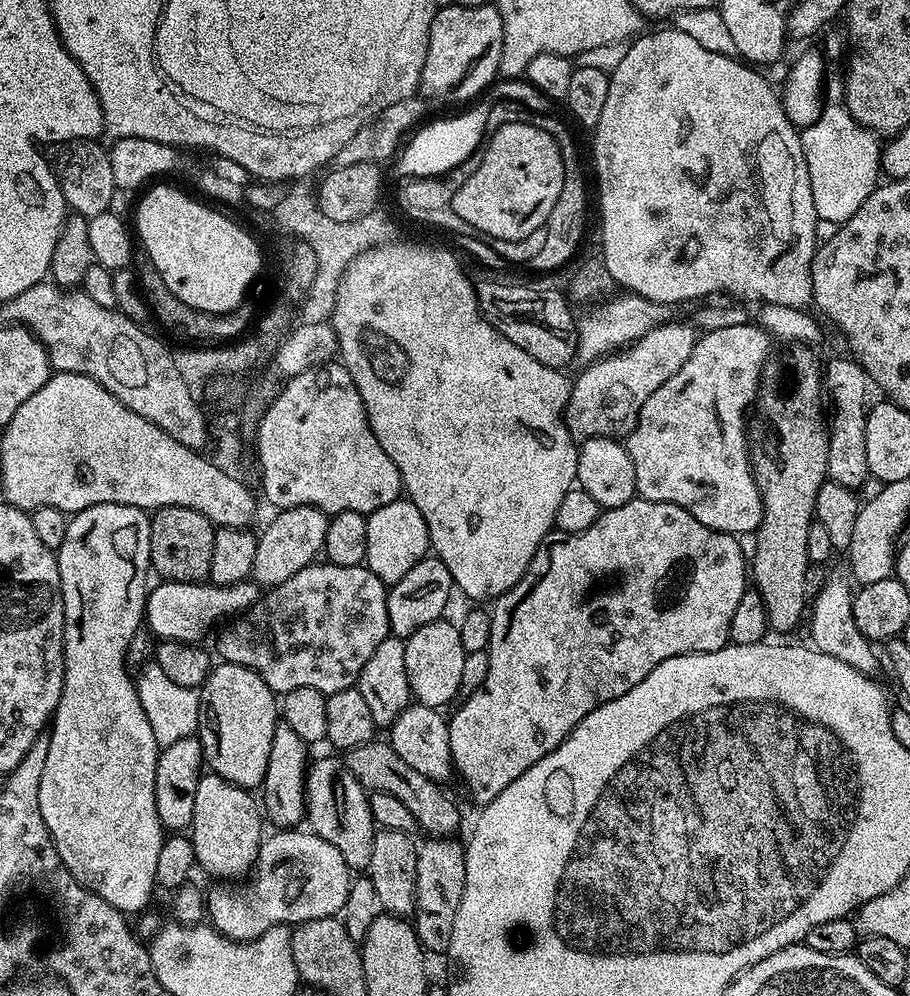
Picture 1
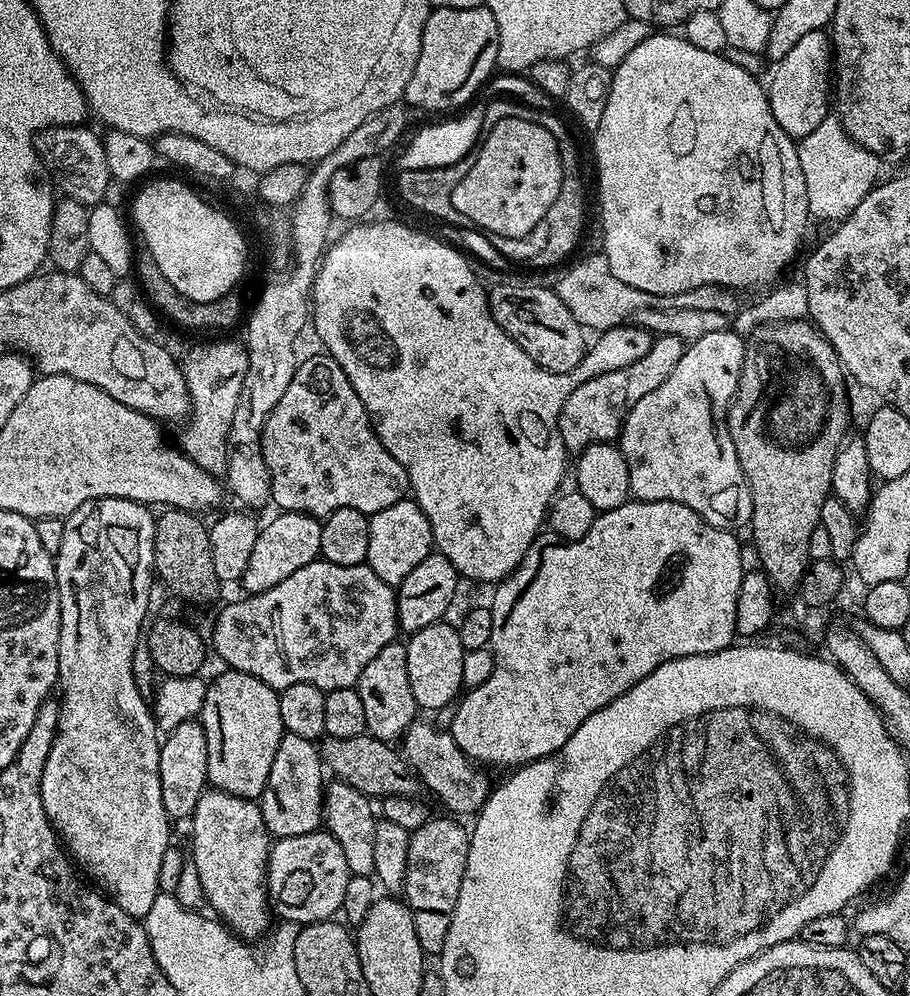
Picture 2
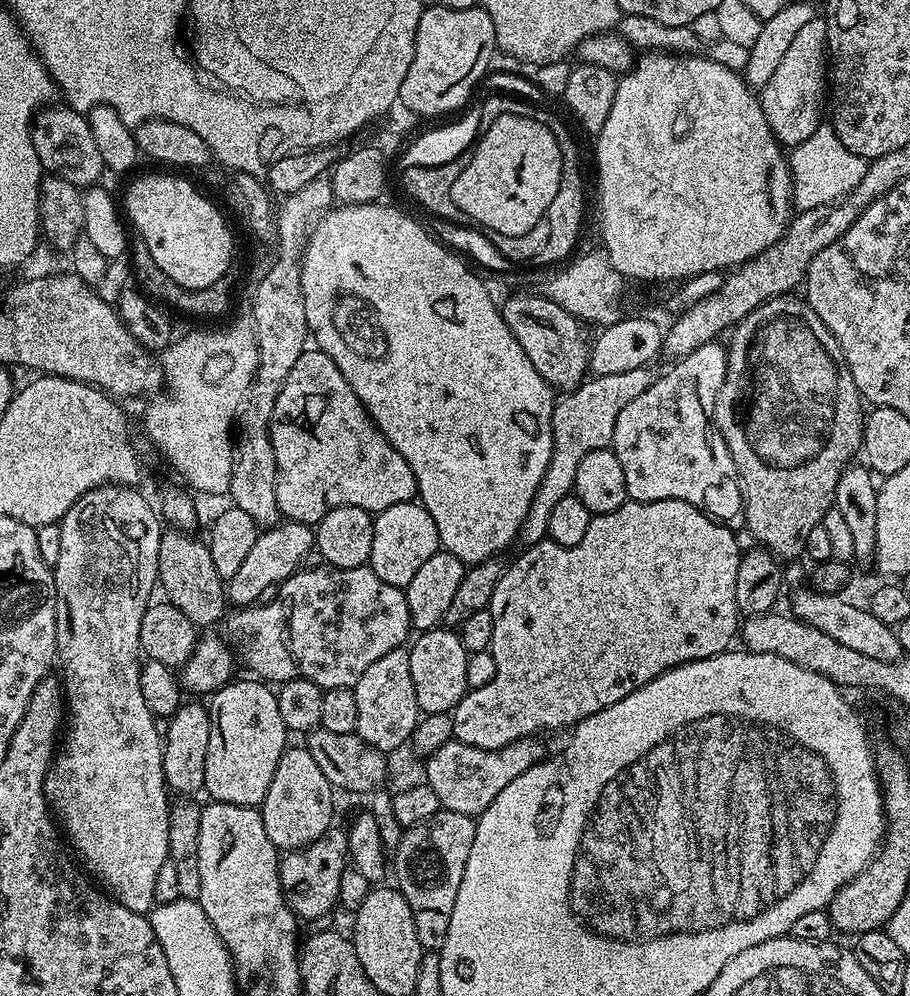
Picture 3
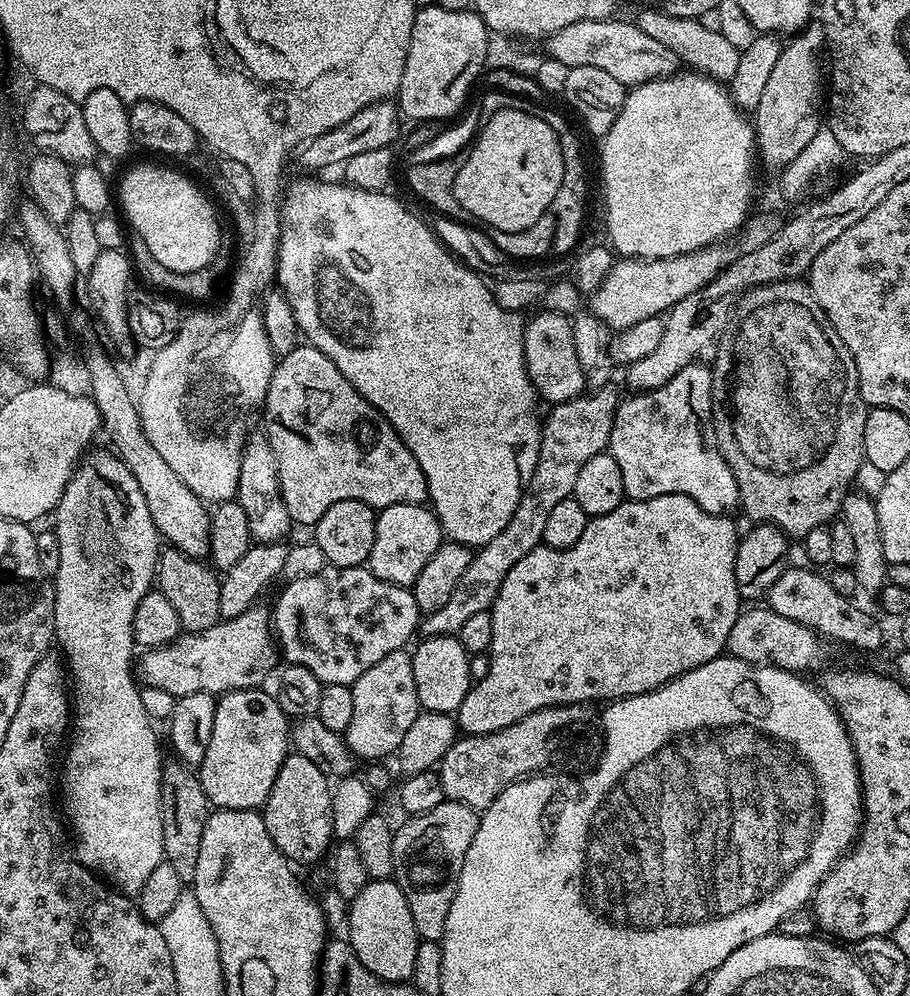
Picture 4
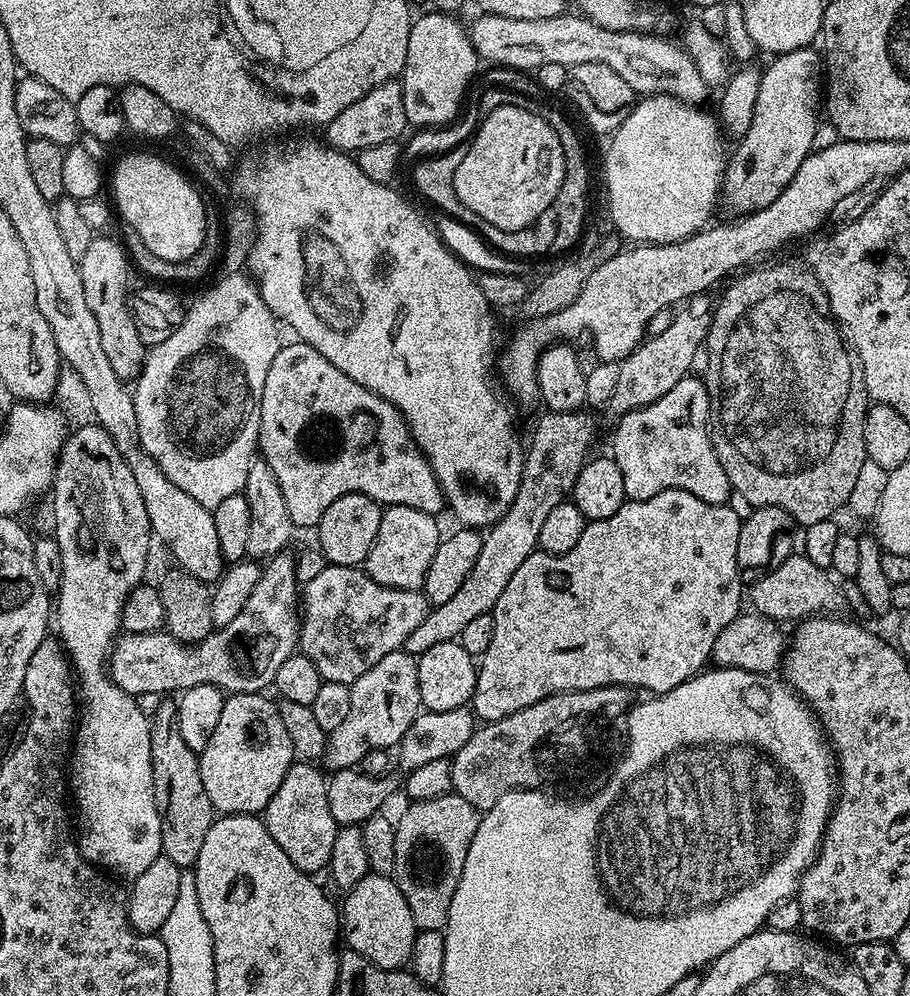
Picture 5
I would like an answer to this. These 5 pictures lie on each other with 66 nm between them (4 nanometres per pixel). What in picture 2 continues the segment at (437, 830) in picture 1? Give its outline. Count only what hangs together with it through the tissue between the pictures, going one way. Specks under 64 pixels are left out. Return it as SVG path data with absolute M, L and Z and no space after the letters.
M370 735L354 738L334 738L328 736L319 741L320 758L324 767L332 772L339 783L354 786L363 796L383 798L385 796L416 796L422 785L415 772L408 766L407 760L399 751L396 752L387 740L379 740Z

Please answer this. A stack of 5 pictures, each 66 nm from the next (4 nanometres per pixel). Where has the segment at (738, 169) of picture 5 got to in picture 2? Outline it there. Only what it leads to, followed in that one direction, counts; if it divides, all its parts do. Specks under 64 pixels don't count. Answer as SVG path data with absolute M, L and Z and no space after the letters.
M823 29L806 34L775 68L767 89L774 118L789 137L802 139L816 130L830 114L832 55L829 35Z

